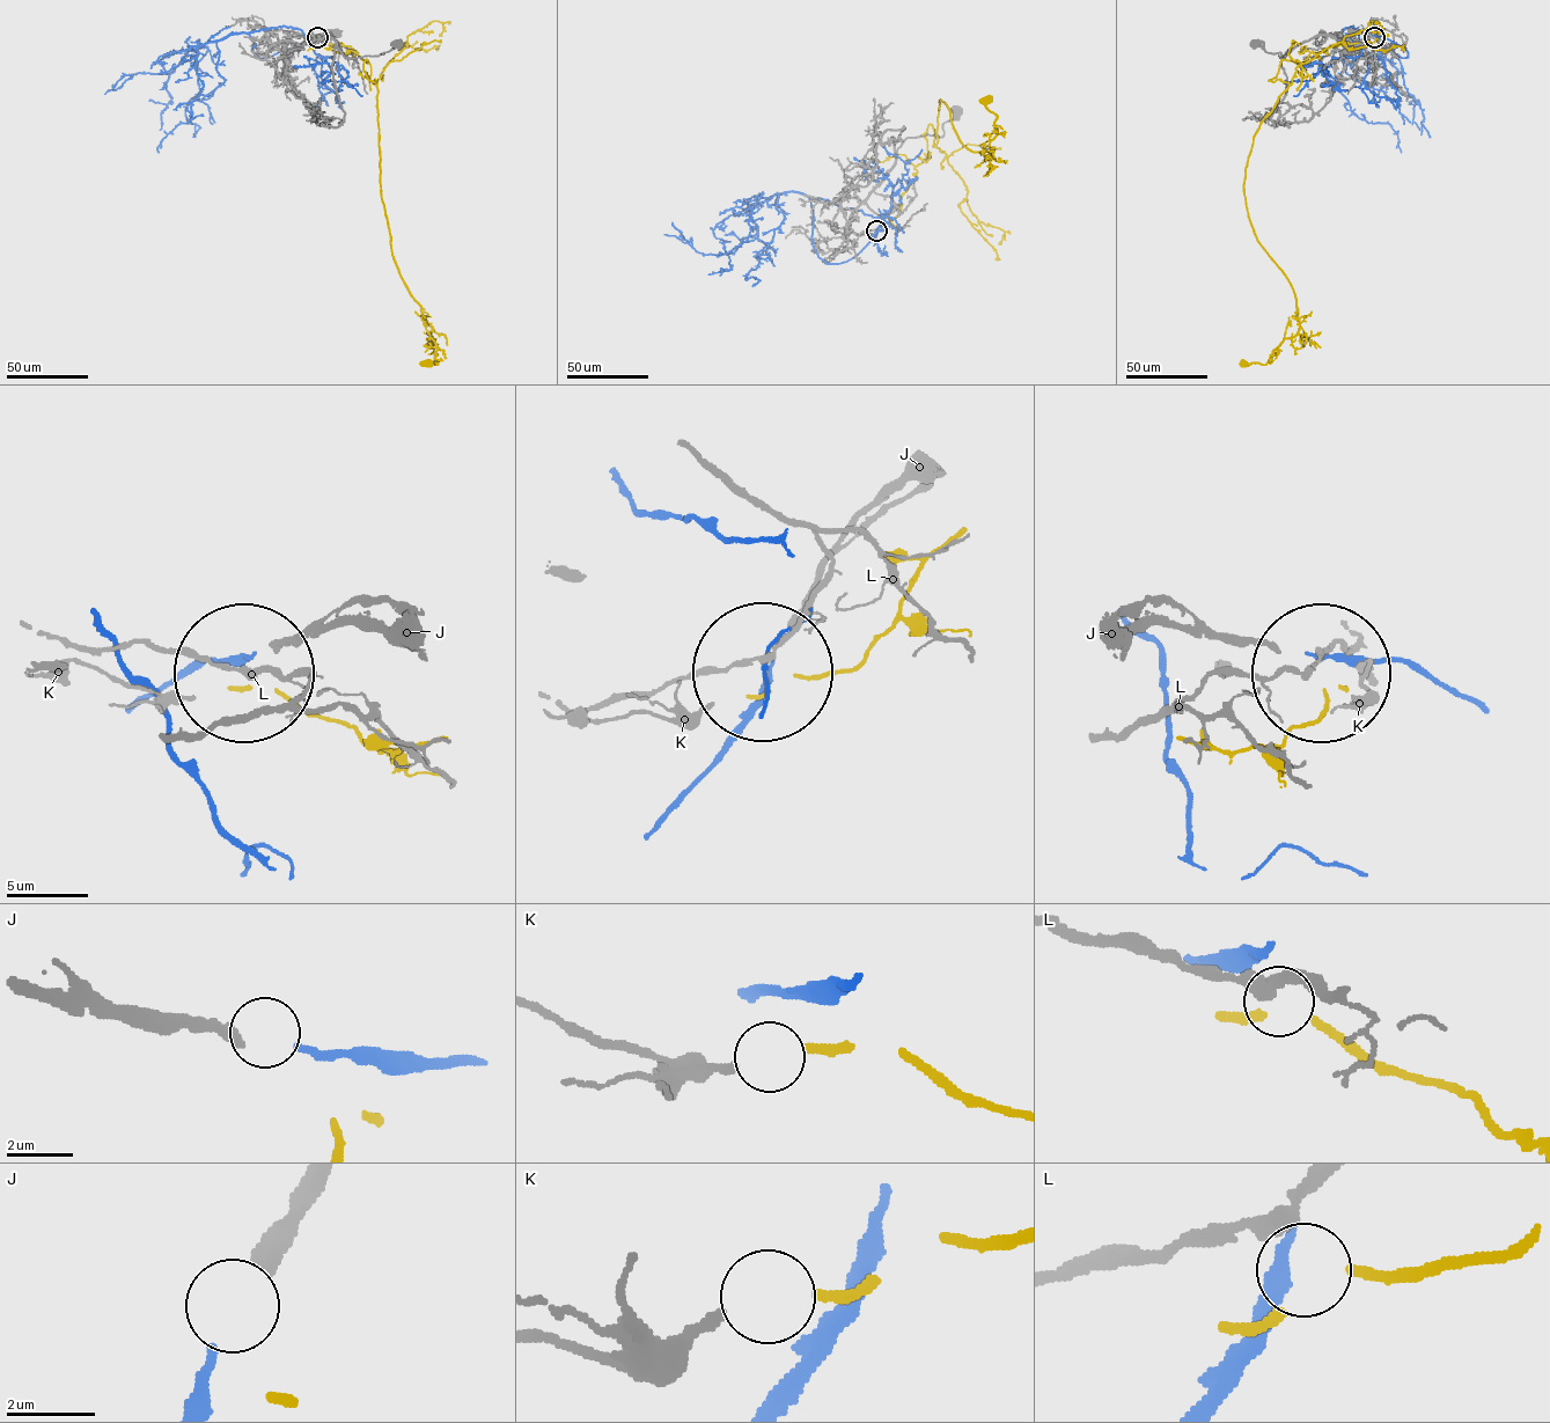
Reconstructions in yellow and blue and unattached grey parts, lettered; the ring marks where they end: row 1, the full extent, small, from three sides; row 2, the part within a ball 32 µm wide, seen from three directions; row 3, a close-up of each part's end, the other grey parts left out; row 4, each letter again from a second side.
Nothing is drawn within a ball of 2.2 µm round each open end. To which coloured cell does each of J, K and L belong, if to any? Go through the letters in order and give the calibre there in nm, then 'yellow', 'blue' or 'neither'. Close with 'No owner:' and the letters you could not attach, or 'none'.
J: 340 nm | blue
K: 260 nm | yellow
L: 340 nm | neither
No owner: L

